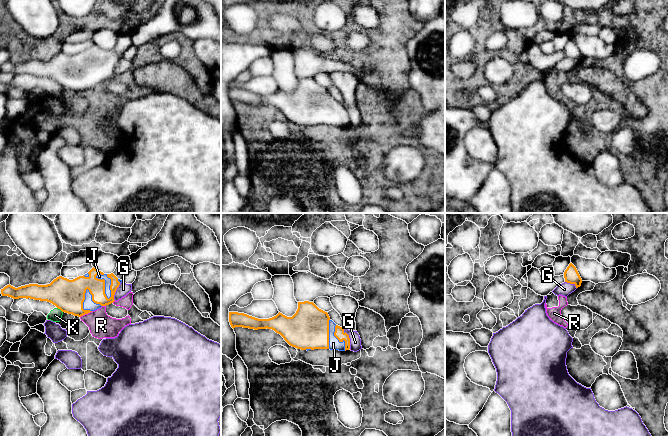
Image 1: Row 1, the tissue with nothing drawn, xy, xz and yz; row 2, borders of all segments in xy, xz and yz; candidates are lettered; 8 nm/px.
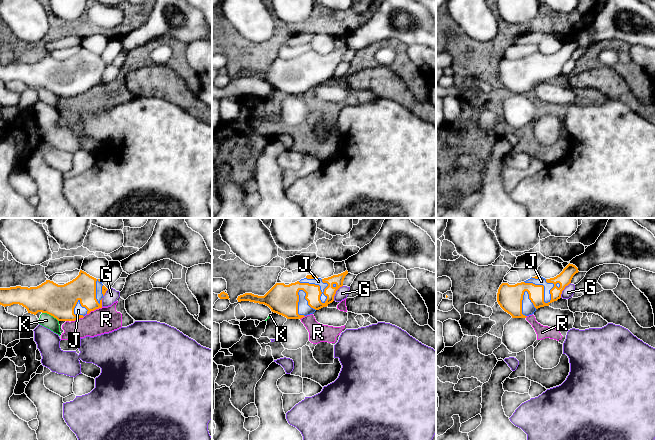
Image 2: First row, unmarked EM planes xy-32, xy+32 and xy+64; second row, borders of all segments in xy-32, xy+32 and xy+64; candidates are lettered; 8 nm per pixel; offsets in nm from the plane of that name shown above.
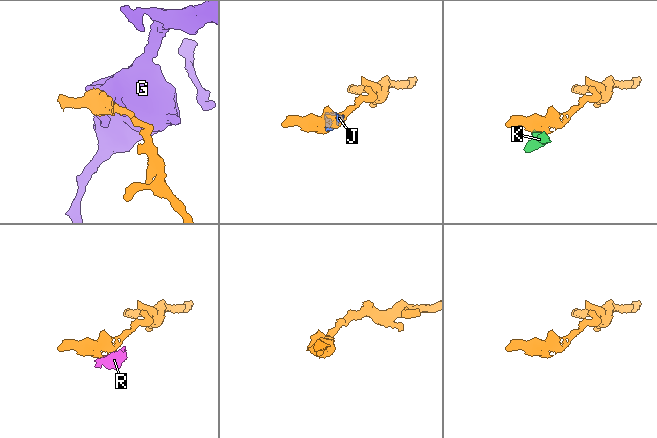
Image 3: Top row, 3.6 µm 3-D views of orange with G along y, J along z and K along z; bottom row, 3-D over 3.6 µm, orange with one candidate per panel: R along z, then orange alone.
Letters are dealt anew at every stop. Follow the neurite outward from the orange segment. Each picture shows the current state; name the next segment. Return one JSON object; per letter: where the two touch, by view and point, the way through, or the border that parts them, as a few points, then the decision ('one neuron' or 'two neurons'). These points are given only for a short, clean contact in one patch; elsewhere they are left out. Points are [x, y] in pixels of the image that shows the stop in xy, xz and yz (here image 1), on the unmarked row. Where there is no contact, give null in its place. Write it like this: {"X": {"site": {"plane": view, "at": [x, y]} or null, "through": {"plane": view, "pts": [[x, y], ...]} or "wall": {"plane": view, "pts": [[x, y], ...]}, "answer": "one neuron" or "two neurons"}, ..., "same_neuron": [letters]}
{"G": {"site": {"plane": "xz", "at": [349, 114]}, "wall": {"plane": "xz", "pts": [[342, 104], [348, 111], [350, 124]]}, "answer": "two neurons"}, "J": {"site": {"plane": "xy", "at": [104, 60]}, "answer": "one neuron"}, "K": {"site": {"plane": "xy", "at": [60, 85]}, "wall": {"plane": "xy", "pts": [[57, 83], [62, 88]]}, "answer": "two neurons"}, "R": {"site": {"plane": "xy", "at": [86, 89]}, "wall": {"plane": "xy", "pts": [[92, 87], [80, 93]]}, "answer": "two neurons"}, "same_neuron": ["J"]}

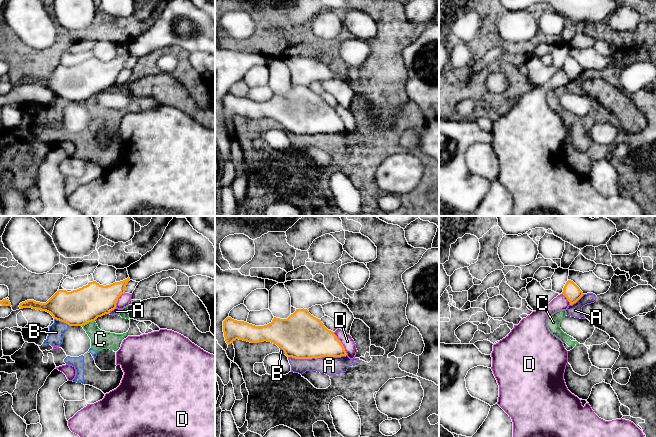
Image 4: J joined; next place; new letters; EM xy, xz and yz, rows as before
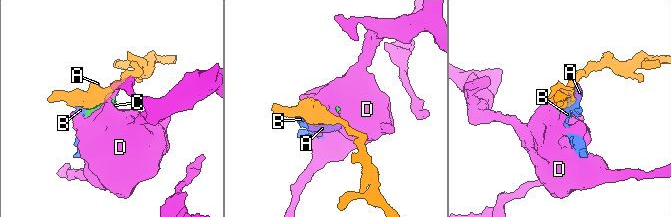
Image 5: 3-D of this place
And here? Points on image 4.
{"A": {"site": {"plane": "xz", "at": [317, 133]}, "answer": "two neurons"}, "B": {"site": {"plane": "xy", "at": [62, 97]}, "wall": {"plane": "xy", "pts": [[54, 94], [69, 101]]}, "answer": "two neurons"}, "C": {"site": {"plane": "xy", "at": [88, 98]}, "wall": {"plane": "xy", "pts": [[94, 96], [82, 102]]}, "answer": "two neurons"}, "D": {"site": {"plane": "xz", "at": [341, 119]}, "wall": {"plane": "xz", "pts": [[333, 108], [347, 130]]}, "answer": "two neurons"}, "same_neuron": []}

